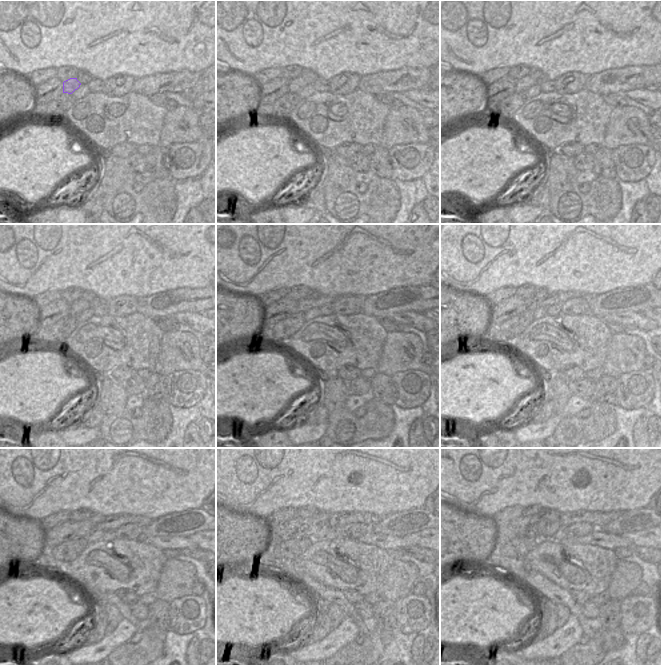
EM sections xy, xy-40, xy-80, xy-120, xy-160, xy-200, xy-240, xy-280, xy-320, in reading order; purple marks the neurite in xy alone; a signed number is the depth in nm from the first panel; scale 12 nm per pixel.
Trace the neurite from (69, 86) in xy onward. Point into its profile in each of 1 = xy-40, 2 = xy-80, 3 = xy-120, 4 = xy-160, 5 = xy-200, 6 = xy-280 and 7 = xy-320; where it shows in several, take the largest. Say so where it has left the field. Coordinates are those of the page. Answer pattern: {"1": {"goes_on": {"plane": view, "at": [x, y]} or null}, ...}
{"1": {"goes_on": {"plane": "xy-40", "at": [295, 84]}}, "2": {"goes_on": {"plane": "xy-80", "at": [523, 84]}}, "3": {"goes_on": {"plane": "xy-120", "at": [78, 306]}}, "4": {"goes_on": {"plane": "xy-160", "at": [305, 304]}}, "5": {"goes_on": {"plane": "xy-200", "at": [558, 298]}}, "6": {"goes_on": {"plane": "xy-280", "at": [337, 519]}}, "7": {"goes_on": {"plane": "xy-320", "at": [598, 519]}}}

